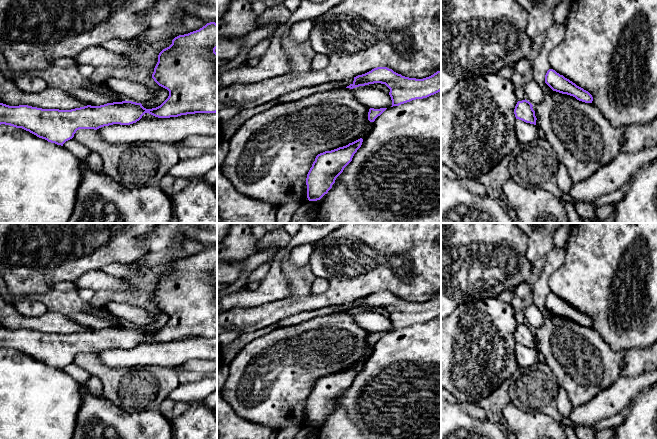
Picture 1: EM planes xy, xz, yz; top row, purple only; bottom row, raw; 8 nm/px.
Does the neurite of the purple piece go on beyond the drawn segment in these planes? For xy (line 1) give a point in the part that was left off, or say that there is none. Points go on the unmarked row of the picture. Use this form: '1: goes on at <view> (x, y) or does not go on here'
1: does not go on here

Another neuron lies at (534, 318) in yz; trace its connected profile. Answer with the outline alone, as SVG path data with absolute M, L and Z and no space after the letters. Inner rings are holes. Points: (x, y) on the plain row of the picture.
M534 303L524 308L523 312L526 318L526 324L529 325L533 330L543 325L543 315Z

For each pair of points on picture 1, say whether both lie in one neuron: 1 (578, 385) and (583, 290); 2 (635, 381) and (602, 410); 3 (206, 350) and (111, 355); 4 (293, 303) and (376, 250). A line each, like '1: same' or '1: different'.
1: different
2: same
3: same
4: same

